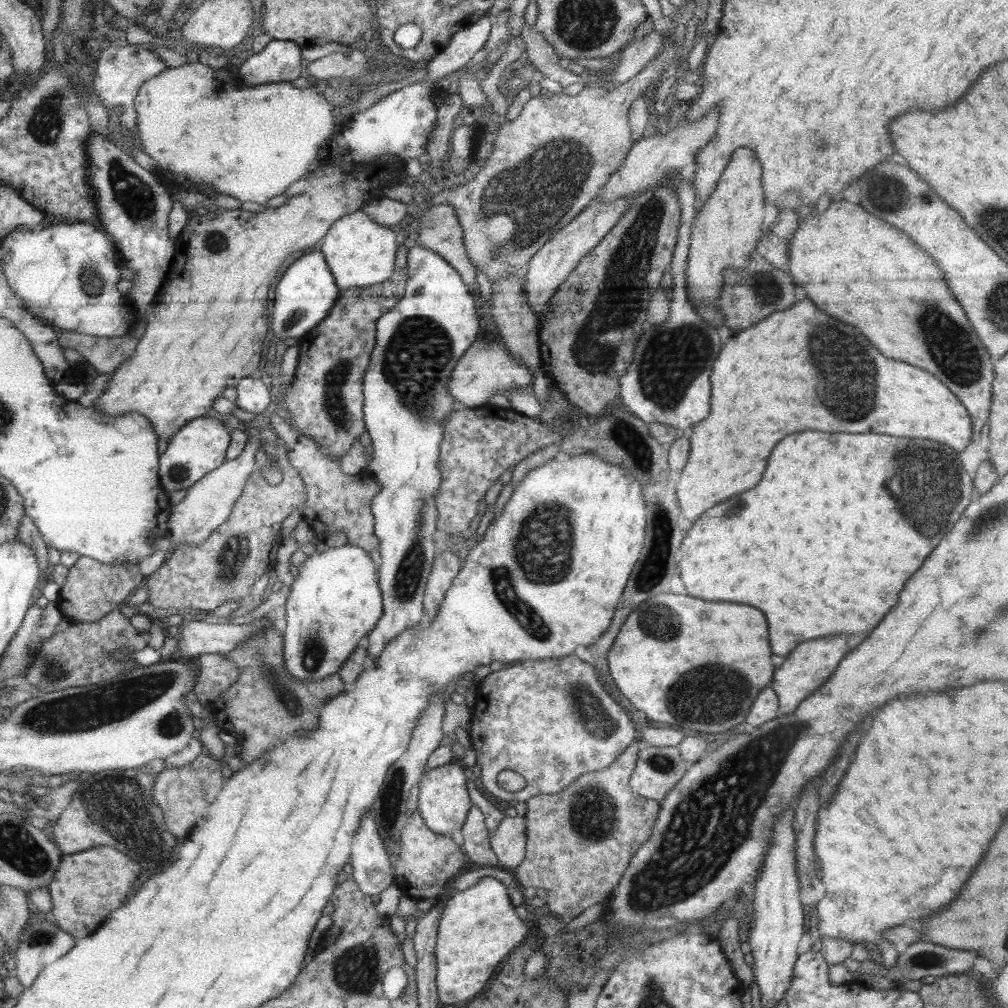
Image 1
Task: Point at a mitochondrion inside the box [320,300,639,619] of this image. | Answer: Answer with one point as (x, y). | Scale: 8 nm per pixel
(418, 350)

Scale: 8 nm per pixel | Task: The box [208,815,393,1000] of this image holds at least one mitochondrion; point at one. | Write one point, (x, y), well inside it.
(356, 971)

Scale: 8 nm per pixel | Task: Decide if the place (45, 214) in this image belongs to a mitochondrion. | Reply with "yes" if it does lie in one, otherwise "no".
no

